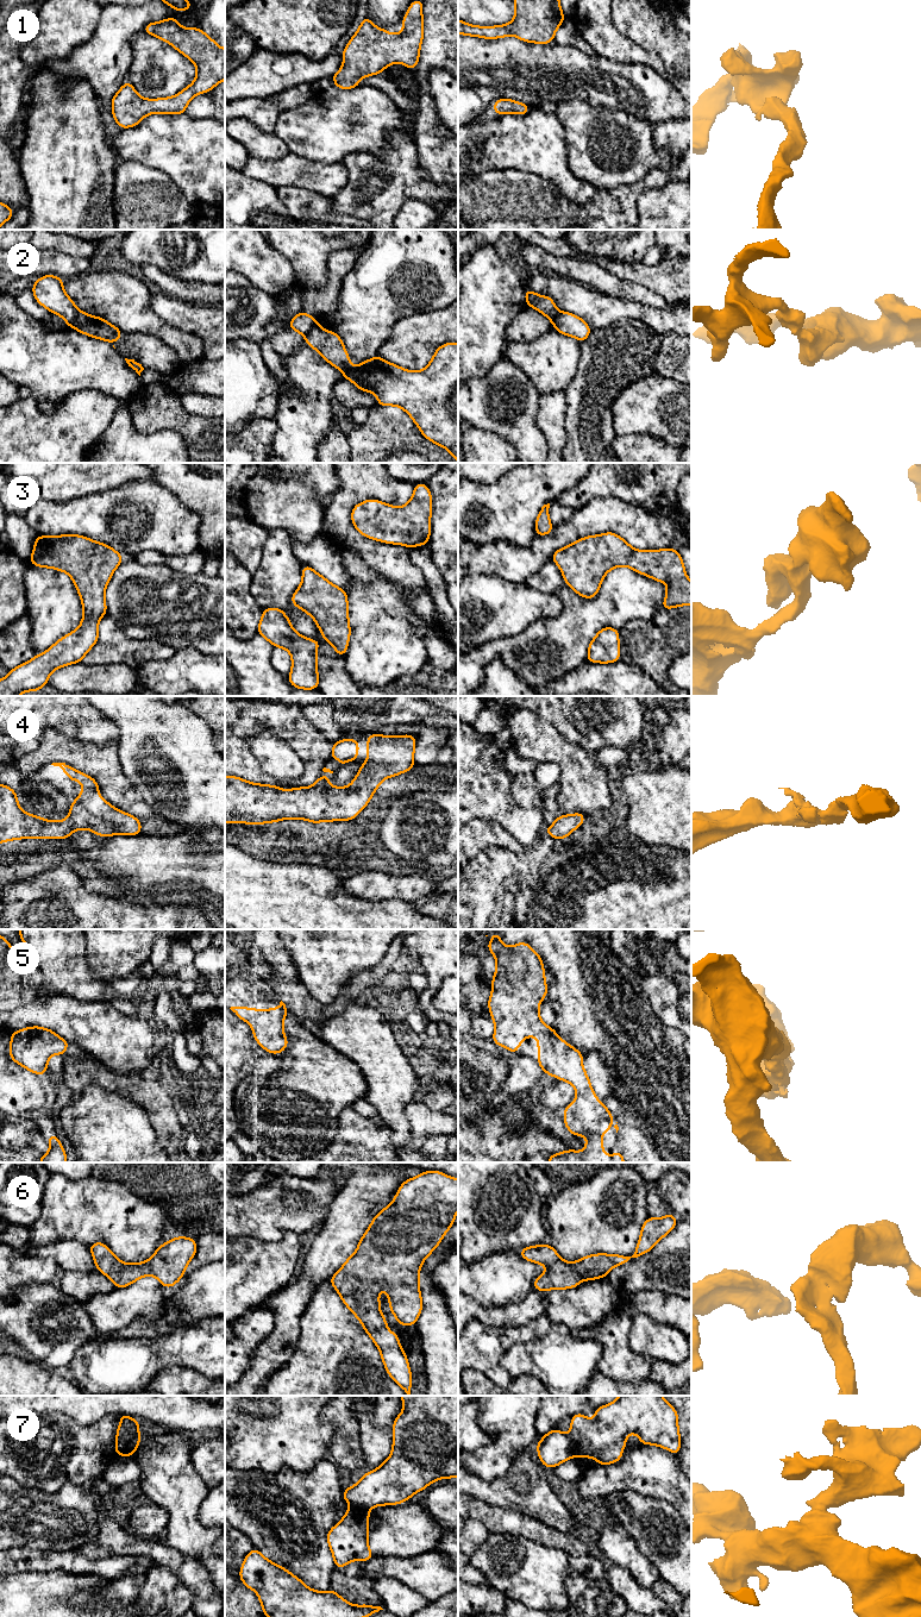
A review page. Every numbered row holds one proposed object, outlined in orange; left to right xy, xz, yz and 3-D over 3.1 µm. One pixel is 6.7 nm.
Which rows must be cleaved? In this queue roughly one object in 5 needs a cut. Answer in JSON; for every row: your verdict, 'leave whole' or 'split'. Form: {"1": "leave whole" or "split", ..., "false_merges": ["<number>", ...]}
{"1": "leave whole", "2": "split", "3": "leave whole", "4": "leave whole", "5": "leave whole", "6": "leave whole", "7": "split", "false_merges": ["2", "7"]}

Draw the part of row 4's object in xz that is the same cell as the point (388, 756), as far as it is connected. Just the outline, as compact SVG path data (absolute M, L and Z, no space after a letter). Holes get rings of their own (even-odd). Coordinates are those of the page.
M368 735L368 757L349 786L328 785L330 777L321 776L309 788L282 790L277 785L256 784L236 776L225 776L225 823L262 825L287 819L301 819L312 823L349 821L369 803L380 783L414 767L415 735Z

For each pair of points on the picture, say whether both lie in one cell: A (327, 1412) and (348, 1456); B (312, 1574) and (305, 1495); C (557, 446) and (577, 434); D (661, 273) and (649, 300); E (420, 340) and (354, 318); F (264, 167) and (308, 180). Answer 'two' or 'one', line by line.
A: one
B: one
C: two
D: two
E: two
F: one

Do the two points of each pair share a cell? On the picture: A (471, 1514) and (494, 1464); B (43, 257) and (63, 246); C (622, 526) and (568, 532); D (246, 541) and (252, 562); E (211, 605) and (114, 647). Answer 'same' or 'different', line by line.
A: different
B: different
C: same
D: same
E: different

